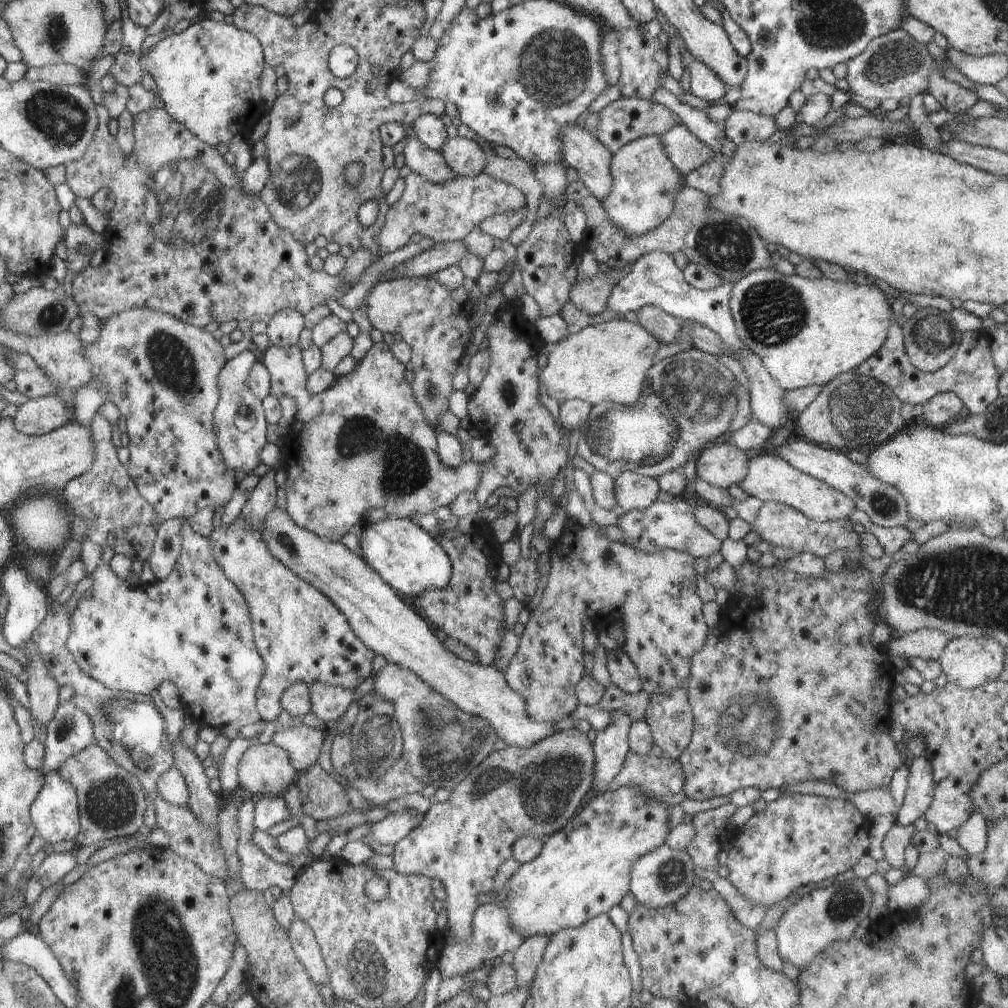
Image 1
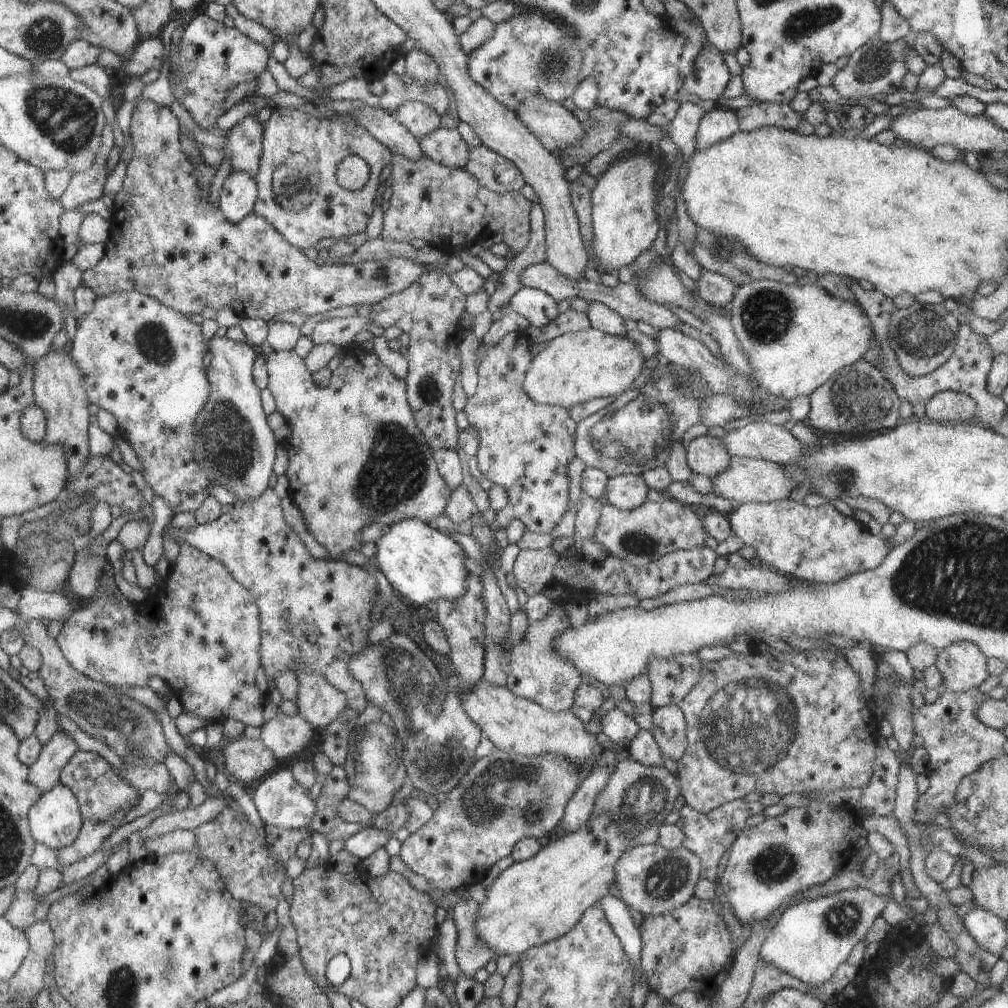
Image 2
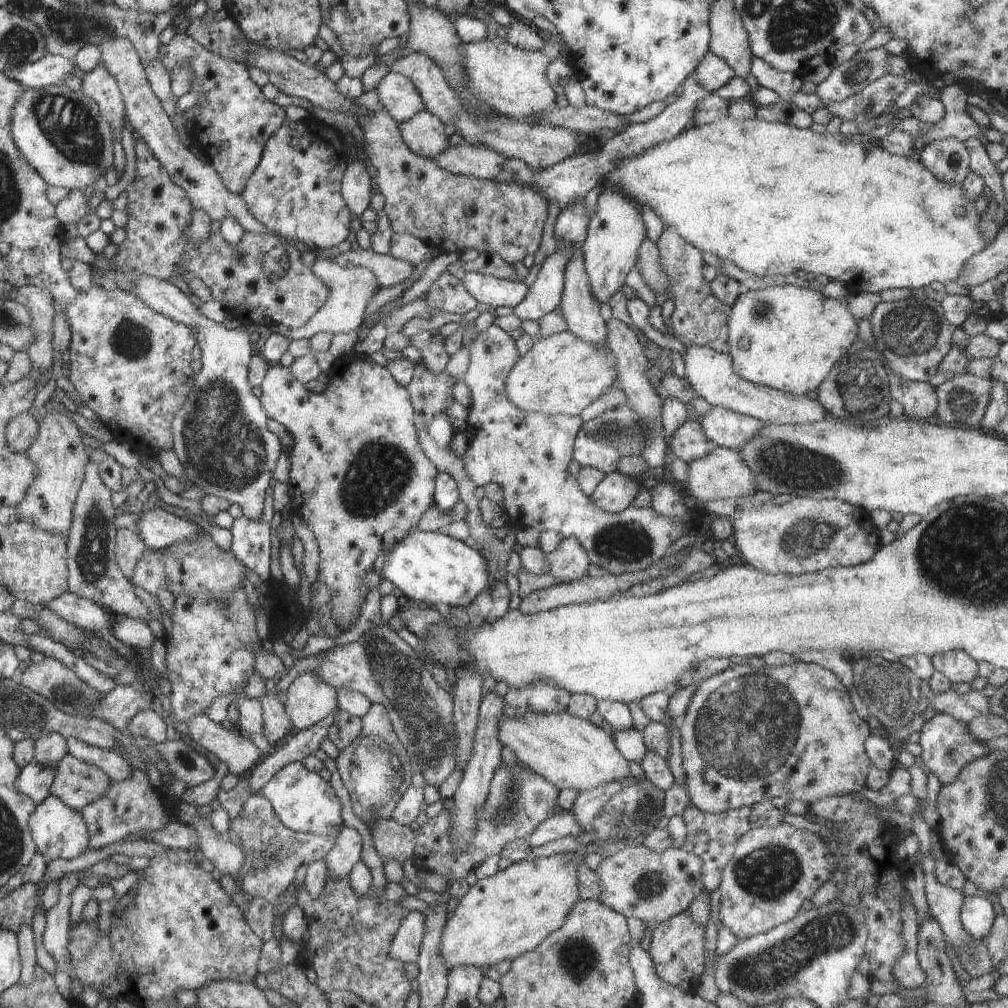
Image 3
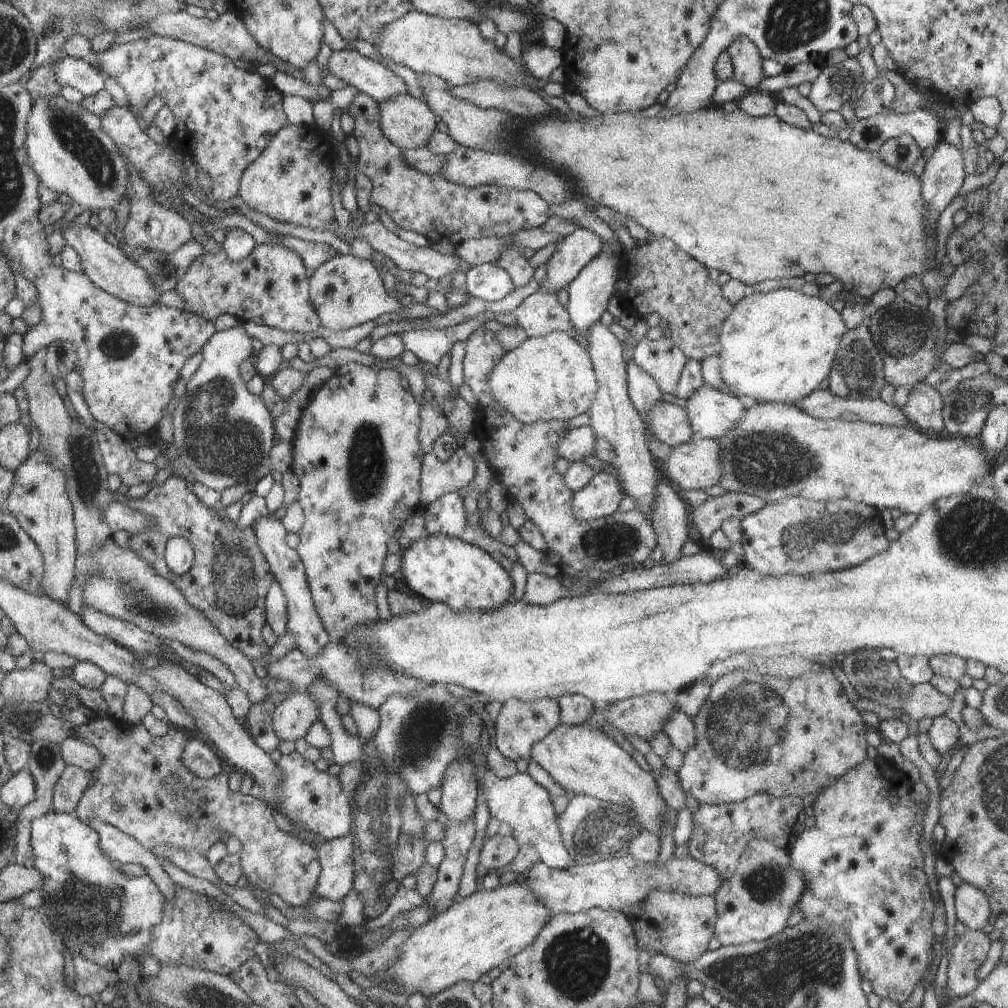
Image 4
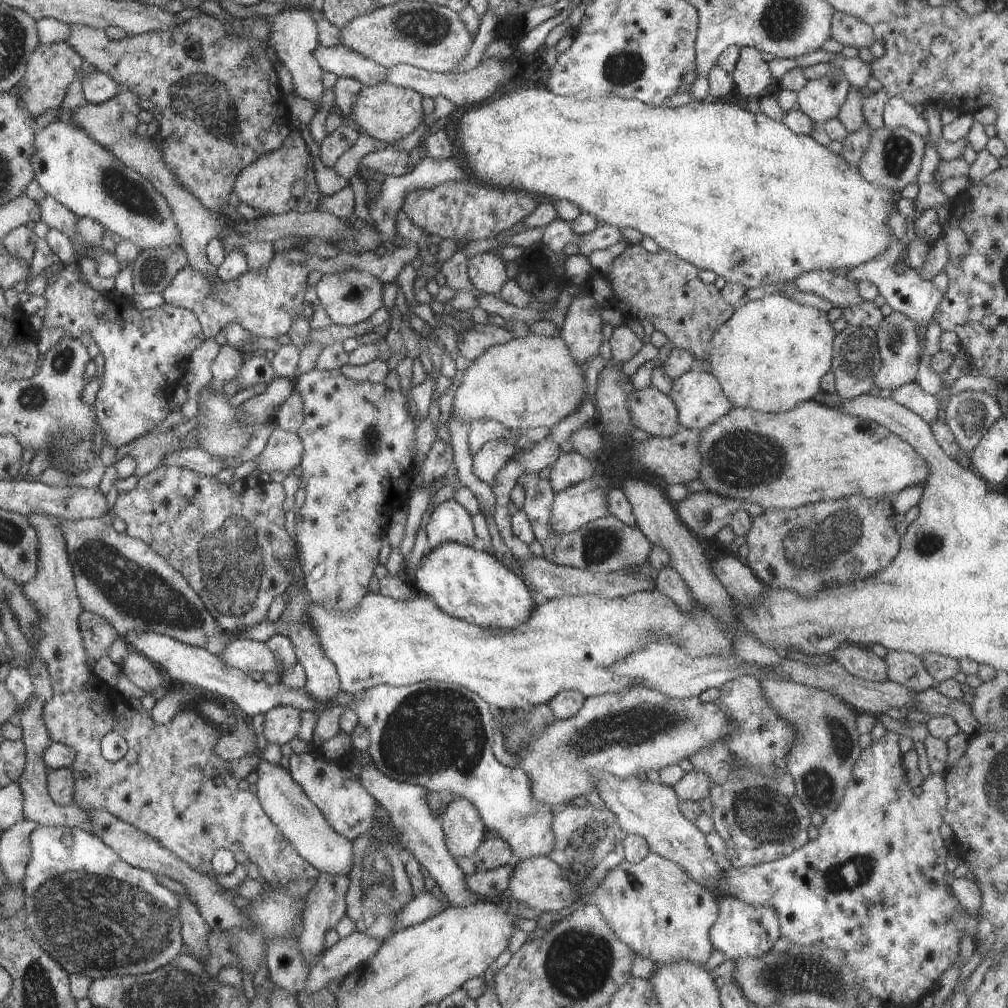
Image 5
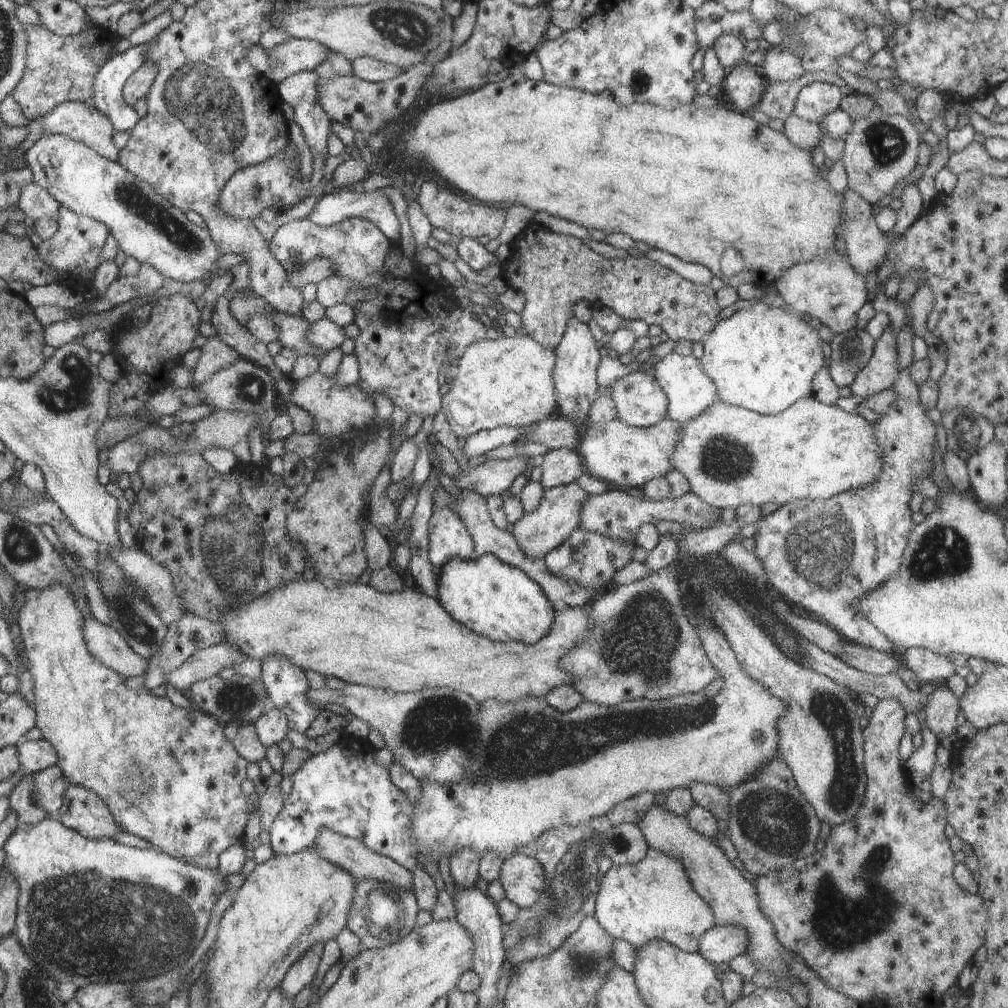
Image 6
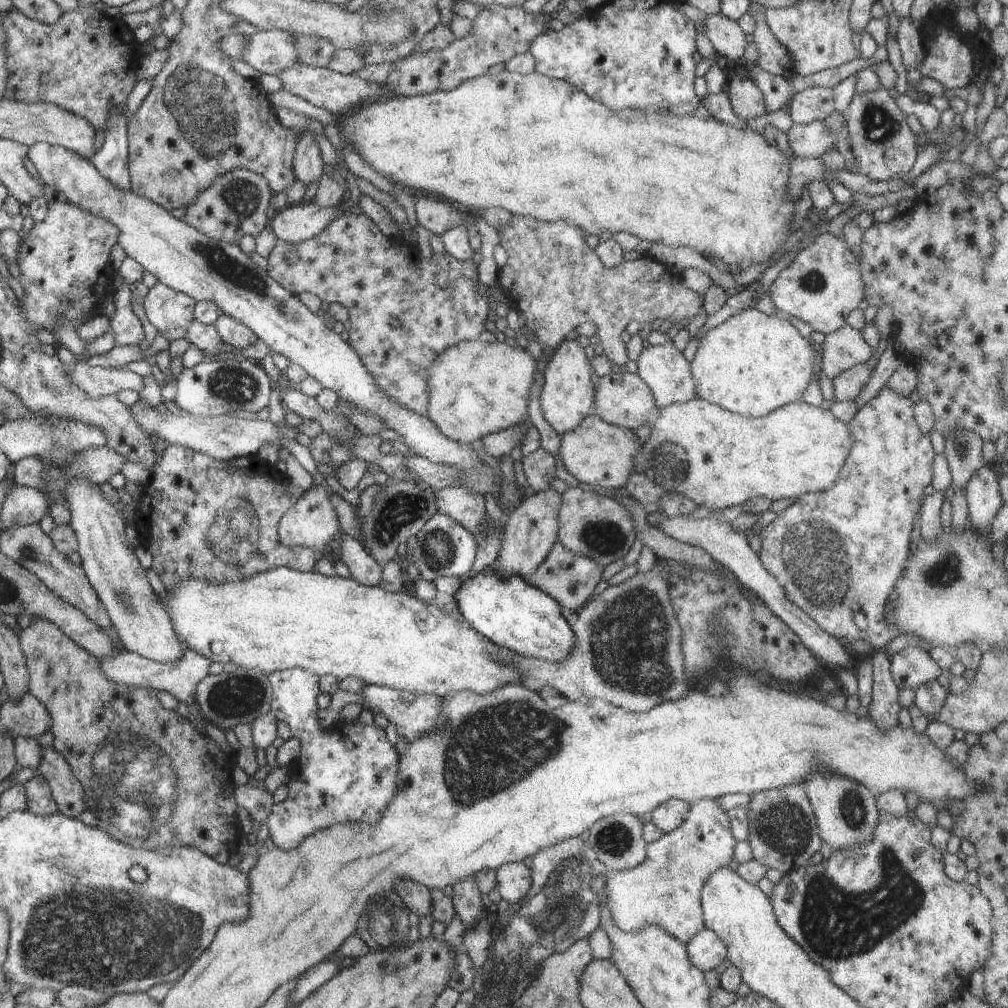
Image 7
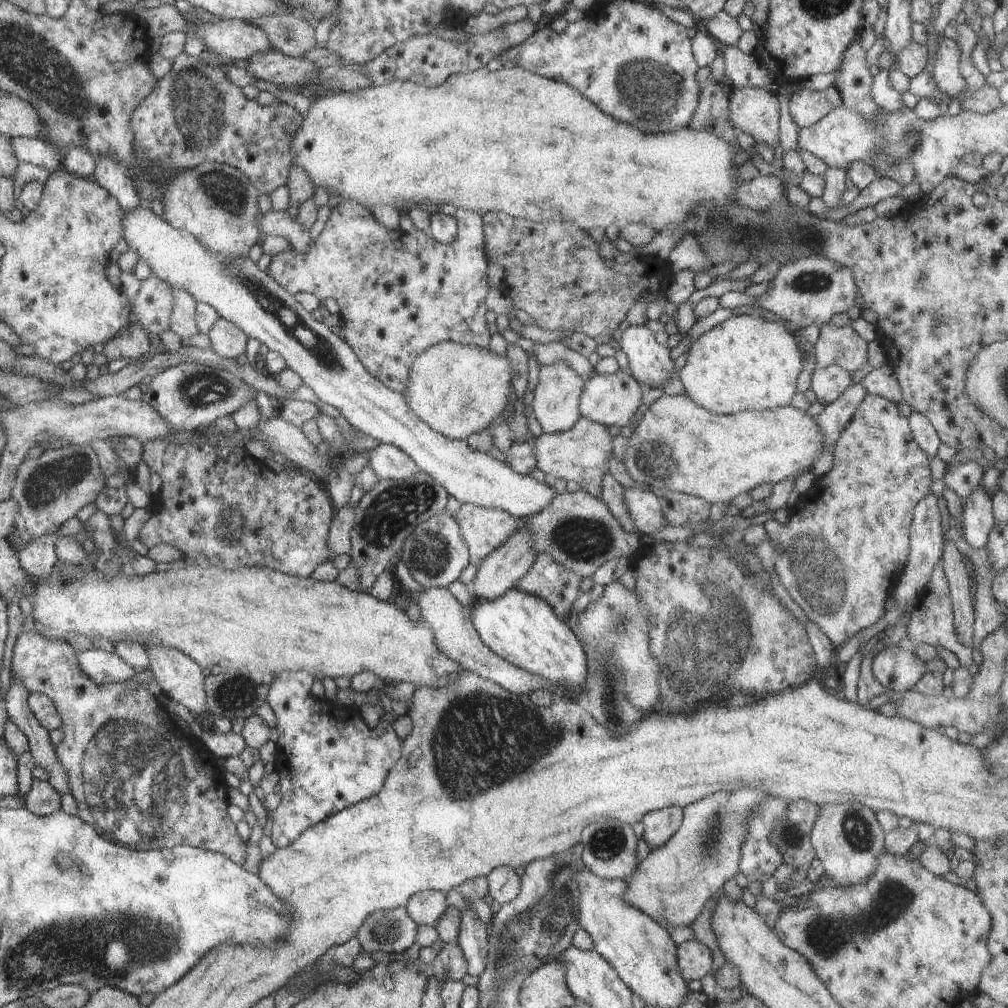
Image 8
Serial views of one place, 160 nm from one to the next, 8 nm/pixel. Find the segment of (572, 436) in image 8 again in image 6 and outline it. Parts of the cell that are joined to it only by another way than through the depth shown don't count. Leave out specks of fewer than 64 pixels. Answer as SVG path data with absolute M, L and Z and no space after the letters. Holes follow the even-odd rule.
M616 419L596 424L585 423L579 435L580 444L576 452L585 472L610 484L614 489L641 489L644 482L649 482L652 478L665 478L673 470L670 466L670 454L672 450L676 450L680 428L678 423L670 419L647 428L632 427Z

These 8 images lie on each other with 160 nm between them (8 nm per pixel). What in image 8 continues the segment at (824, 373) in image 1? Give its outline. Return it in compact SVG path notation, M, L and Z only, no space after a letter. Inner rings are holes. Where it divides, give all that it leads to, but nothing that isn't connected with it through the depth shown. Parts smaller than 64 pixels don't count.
M756 313L752 315L735 315L730 317L729 320L720 323L709 331L703 333L691 344L688 351L686 364L680 371L679 377L682 381L682 384L684 385L688 397L690 397L694 402L697 402L700 406L706 408L706 410L712 411L713 413L719 415L736 414L738 412L742 412L742 410L750 410L750 408L756 411L763 411L790 405L792 396L798 392L796 389L796 380L798 375L800 375L803 365L801 352L799 351L799 347L796 343L797 342L795 341L794 336L792 336L792 334L786 330L785 326L768 320L766 315L760 317Z

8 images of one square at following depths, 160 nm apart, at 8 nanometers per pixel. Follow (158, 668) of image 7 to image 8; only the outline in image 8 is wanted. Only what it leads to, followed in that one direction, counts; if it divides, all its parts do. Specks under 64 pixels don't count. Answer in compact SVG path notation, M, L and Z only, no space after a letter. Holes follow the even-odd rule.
M95 648L76 652L80 668L95 683L123 683L136 676L137 670L115 652Z

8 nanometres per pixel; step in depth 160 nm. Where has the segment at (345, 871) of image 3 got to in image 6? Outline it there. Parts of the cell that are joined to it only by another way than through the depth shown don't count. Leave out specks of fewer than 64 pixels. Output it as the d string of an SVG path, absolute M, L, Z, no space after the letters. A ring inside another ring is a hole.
M318 944L312 950L306 950L306 954L290 966L290 970L286 972L286 976L279 985L280 994L284 998L293 1000L304 986L312 983L320 964L323 949L324 945Z

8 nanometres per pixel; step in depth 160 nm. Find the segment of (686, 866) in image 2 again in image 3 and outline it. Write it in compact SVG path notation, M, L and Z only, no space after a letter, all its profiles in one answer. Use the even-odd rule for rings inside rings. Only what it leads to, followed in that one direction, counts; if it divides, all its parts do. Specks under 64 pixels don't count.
M640 844L604 858L594 874L602 886L600 902L604 906L626 919L636 918L658 925L688 911L690 904L703 894L702 868L702 860L682 847L671 847L656 854Z

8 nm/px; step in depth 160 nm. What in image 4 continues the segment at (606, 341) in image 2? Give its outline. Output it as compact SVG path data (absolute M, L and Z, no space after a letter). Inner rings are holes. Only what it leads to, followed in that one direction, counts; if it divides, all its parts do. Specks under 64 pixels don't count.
M554 332L546 336L526 338L518 348L506 352L498 364L492 366L488 376L488 390L494 396L506 414L521 424L534 424L540 421L568 422L575 416L588 413L594 403L598 382L593 373L593 365L582 346L578 345L568 334Z

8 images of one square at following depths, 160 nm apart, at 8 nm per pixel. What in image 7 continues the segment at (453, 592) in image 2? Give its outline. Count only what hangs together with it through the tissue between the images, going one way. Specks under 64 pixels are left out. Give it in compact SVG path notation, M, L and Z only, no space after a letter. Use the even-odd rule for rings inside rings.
M494 568L484 569L478 574L463 578L453 597L460 614L467 620L467 623L500 649L548 662L564 660L573 649L574 633L560 613L561 606L549 594L529 583L528 579L522 578L520 575L501 577L494 572Z

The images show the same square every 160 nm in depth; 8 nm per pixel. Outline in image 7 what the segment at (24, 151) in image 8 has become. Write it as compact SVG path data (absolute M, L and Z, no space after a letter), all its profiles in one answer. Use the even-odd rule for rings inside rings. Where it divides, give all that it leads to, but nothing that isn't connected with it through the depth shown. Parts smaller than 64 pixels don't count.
M37 142L29 147L27 156L38 170L39 180L44 186L54 187L82 210L114 224L119 230L117 243L127 256L144 266L160 283L187 294L196 303L215 302L224 314L246 325L274 353L280 353L291 363L304 368L320 382L323 389L337 392L340 401L344 399L365 413L384 418L384 428L402 435L402 442L415 456L433 463L455 466L461 474L460 485L480 493L484 498L485 494L493 493L492 486L498 482L500 496L503 477L499 472L496 478L490 466L481 462L482 455L476 445L448 438L428 417L412 412L385 395L376 386L374 377L366 370L356 351L332 330L328 318L316 315L302 304L297 295L286 290L267 270L256 265L238 244L208 238L186 221L176 219L171 212L148 197L138 196L131 189L121 189L112 184L90 158L77 152L60 145Z

